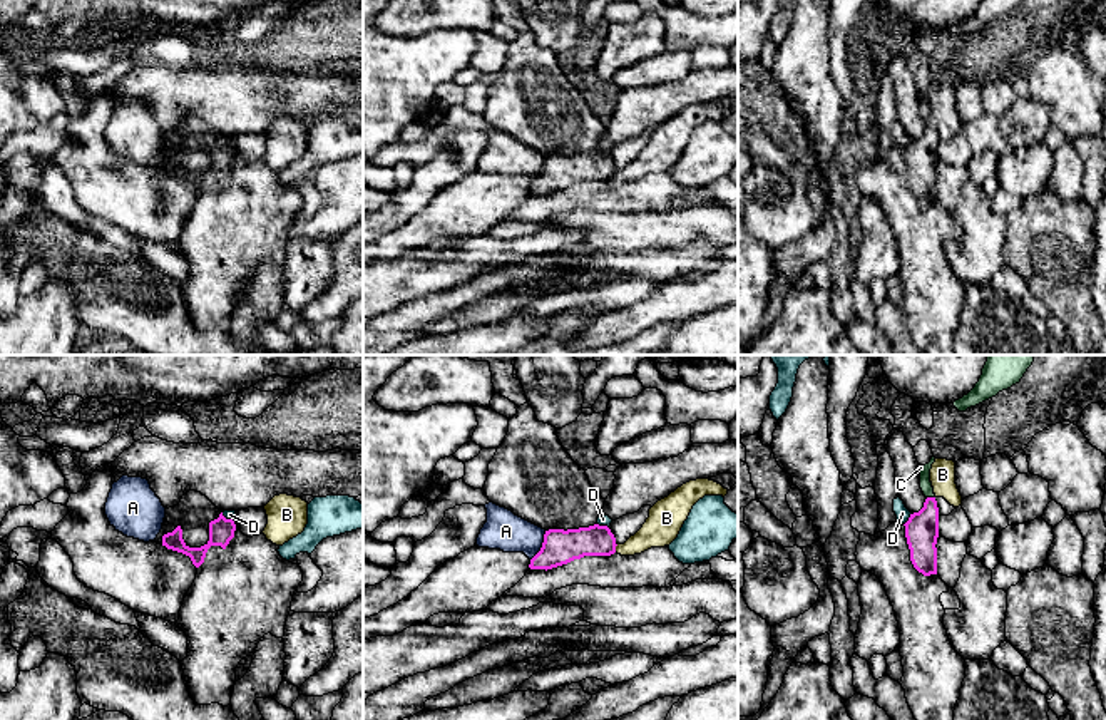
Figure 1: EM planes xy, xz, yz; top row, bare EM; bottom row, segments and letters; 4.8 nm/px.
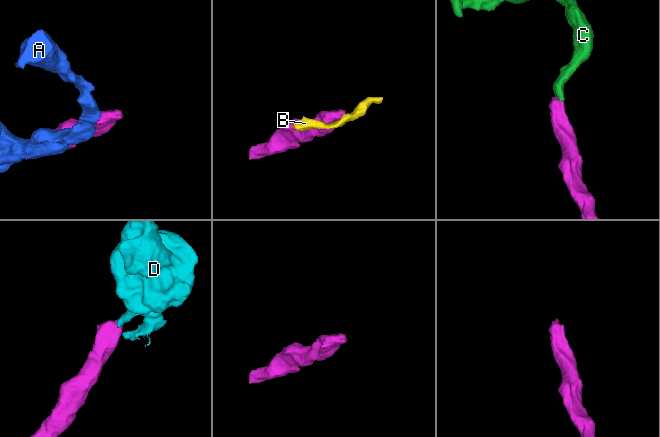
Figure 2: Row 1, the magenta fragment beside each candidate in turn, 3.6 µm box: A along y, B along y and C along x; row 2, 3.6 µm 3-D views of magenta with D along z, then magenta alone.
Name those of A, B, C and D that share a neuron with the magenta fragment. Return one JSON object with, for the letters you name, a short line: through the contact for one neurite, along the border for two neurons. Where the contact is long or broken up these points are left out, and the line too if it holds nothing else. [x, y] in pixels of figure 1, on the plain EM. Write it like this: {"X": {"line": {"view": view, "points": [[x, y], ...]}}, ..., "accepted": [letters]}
{"C": {"line": {"view": "yz", "points": [[922, 153], [931, 136], [931, 123], [926, 109]]}}, "accepted": ["C"]}

